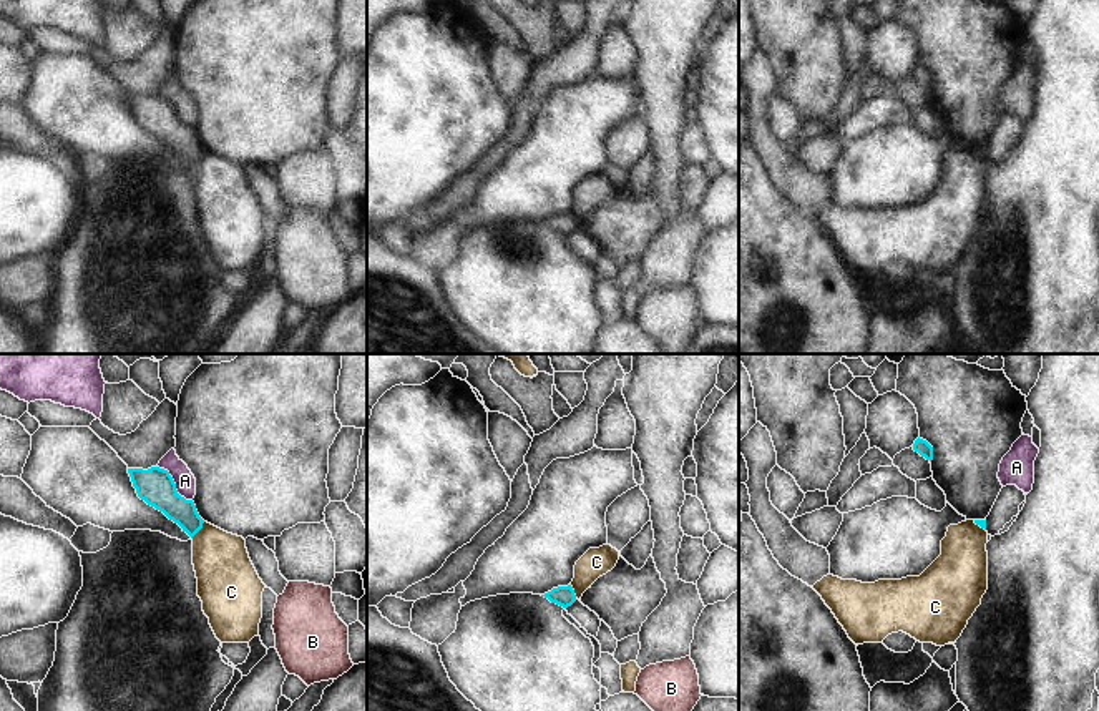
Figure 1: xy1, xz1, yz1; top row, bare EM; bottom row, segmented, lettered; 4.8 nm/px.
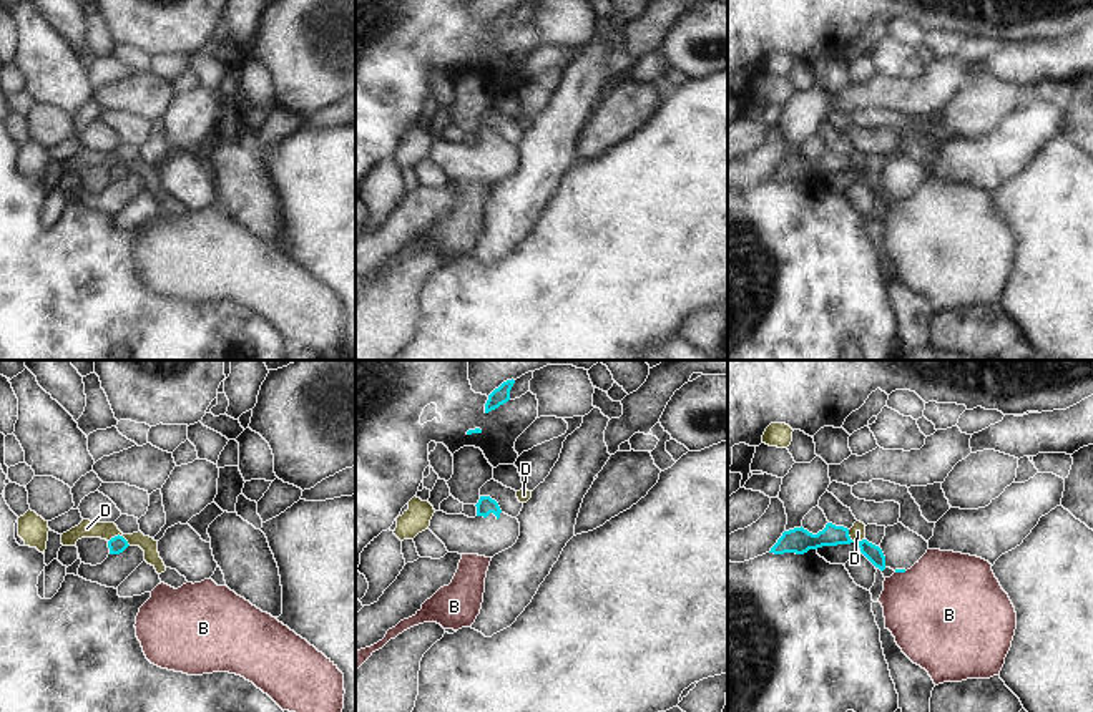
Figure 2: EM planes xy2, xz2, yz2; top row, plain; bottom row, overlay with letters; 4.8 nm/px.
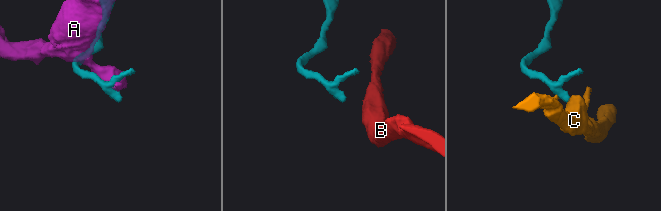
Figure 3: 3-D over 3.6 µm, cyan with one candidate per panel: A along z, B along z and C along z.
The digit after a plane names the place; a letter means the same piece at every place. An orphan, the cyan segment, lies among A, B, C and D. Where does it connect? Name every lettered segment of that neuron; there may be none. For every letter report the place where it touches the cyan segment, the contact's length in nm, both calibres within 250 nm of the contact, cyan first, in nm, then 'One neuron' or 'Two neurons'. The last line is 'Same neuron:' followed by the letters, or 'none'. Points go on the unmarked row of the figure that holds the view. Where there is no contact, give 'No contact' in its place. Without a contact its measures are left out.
A: Touches cyan at xy1 (175, 112). Shared border 240 nm. Thickness 180 nm (cyan) against 100 nm. Two neurons
B: Touches cyan at yz2 (901, 199). Shared border 60 nm. Thickness 20 nm (cyan) against 480 nm. Two neurons
C: Touches cyan at xy1 (198, 158). Shared border 100 nm. Thickness 150 nm (cyan) against 280 nm. Two neurons
D: Touches cyan at xy2 (118, 163). Shared border 110 nm. Thickness 90 nm (cyan) against 90 nm. Two neurons
Same neuron: none

